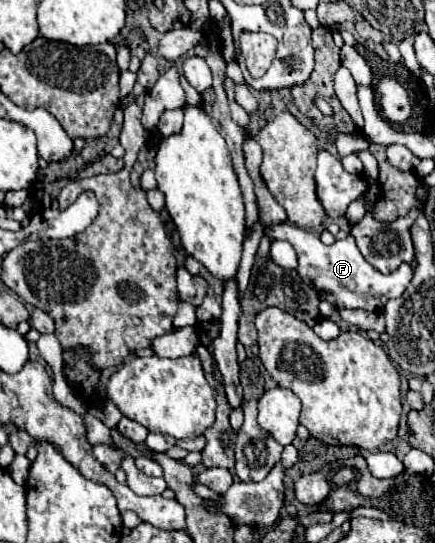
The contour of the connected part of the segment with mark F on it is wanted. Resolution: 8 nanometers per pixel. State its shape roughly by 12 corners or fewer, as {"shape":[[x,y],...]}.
{"shape":[[288,223],[266,227],[292,243],[298,275],[336,307],[380,313],[412,281],[402,263],[382,275],[352,235],[324,245]]}

